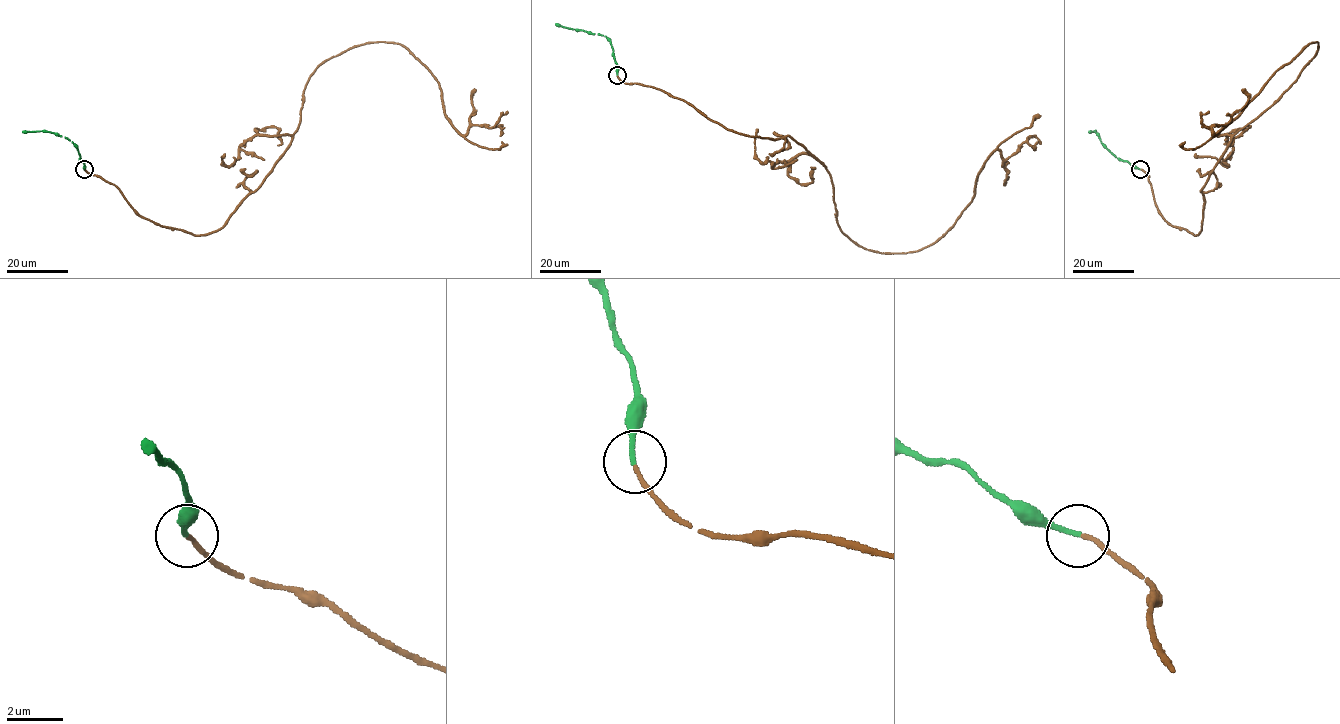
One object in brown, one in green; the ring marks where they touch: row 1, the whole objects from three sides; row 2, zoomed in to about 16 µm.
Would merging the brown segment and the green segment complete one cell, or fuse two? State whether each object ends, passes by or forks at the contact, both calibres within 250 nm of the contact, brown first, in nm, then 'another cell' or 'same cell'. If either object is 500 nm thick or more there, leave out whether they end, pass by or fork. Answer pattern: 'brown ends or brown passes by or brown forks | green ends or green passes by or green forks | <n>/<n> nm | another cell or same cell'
brown ends | green ends | 140/160 nm | same cell

